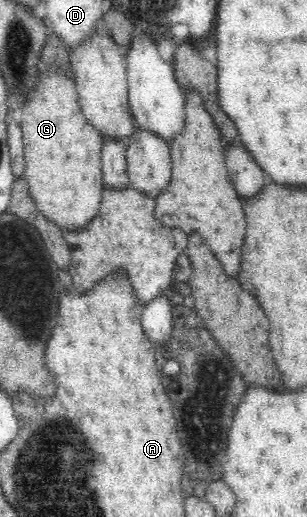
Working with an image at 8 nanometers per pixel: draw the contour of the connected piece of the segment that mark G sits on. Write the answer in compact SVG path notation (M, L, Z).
M57 68L55 74L41 74L36 78L36 85L29 92L28 99L21 106L21 130L23 150L25 150L25 170L23 178L27 181L29 194L37 210L61 229L61 232L81 231L98 212L102 199L102 146L100 132L86 121L78 101L78 92L73 80Z

